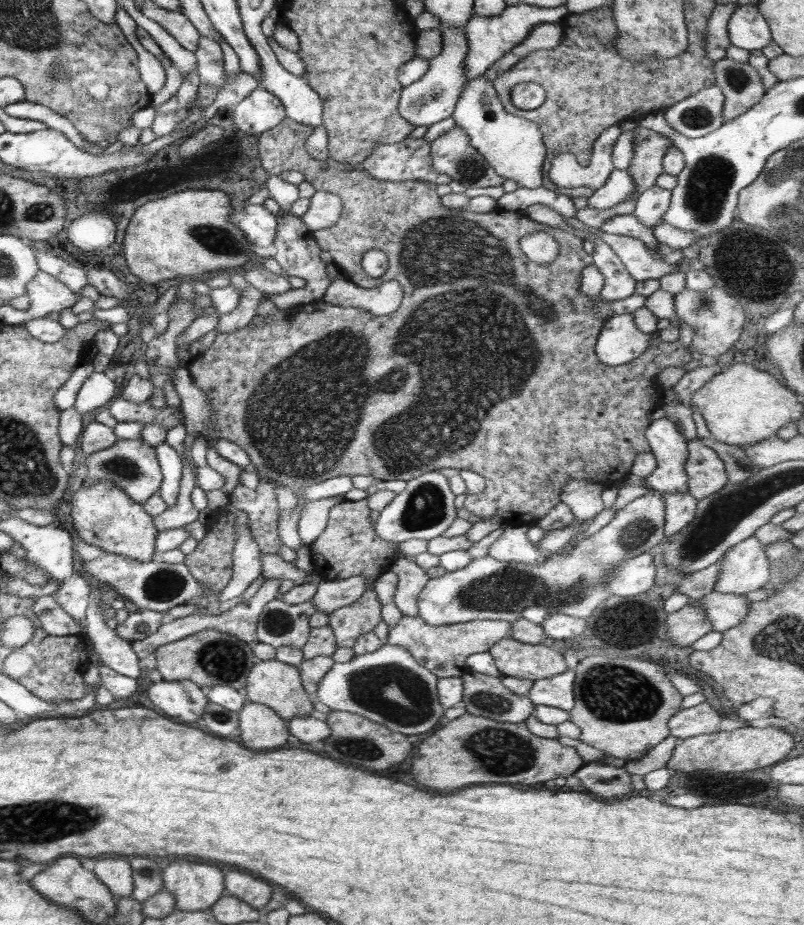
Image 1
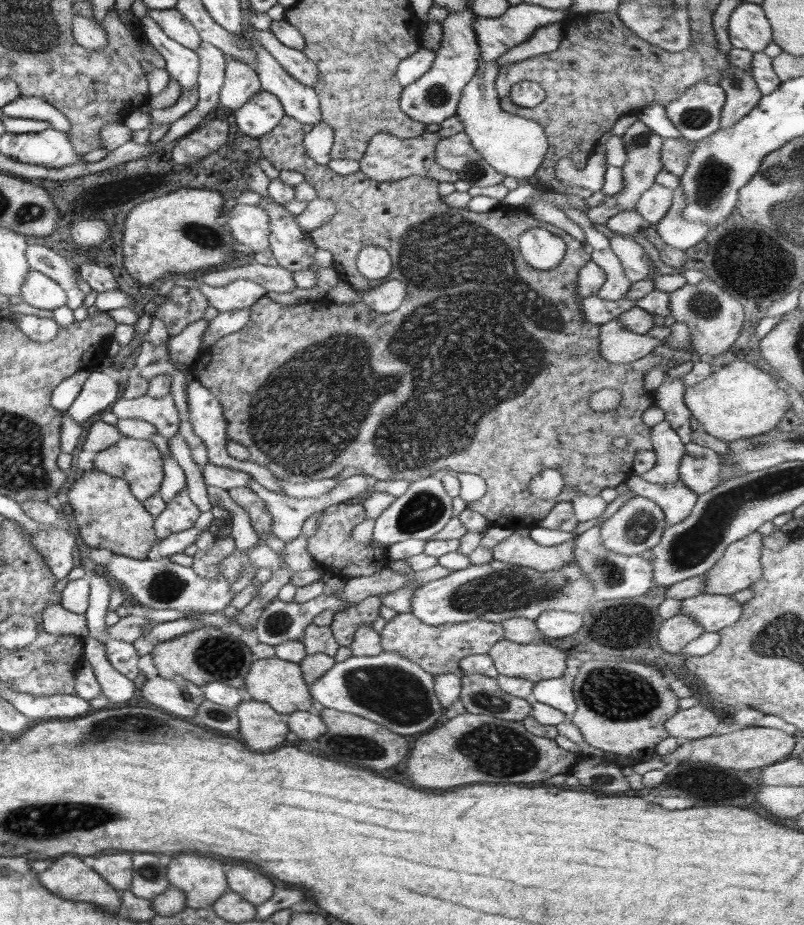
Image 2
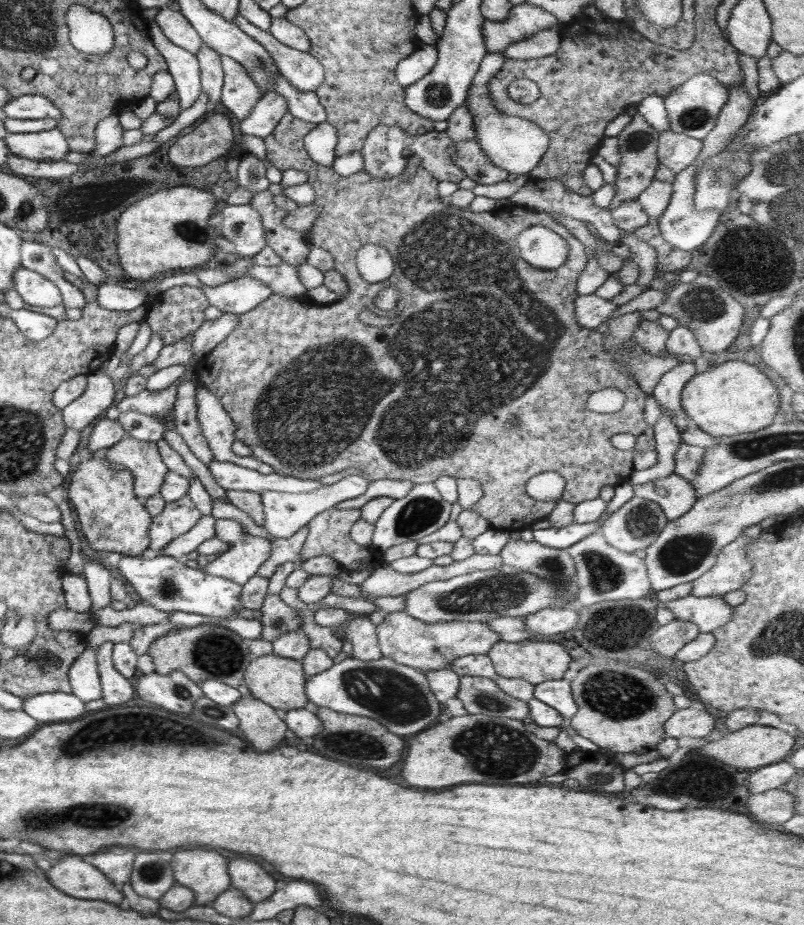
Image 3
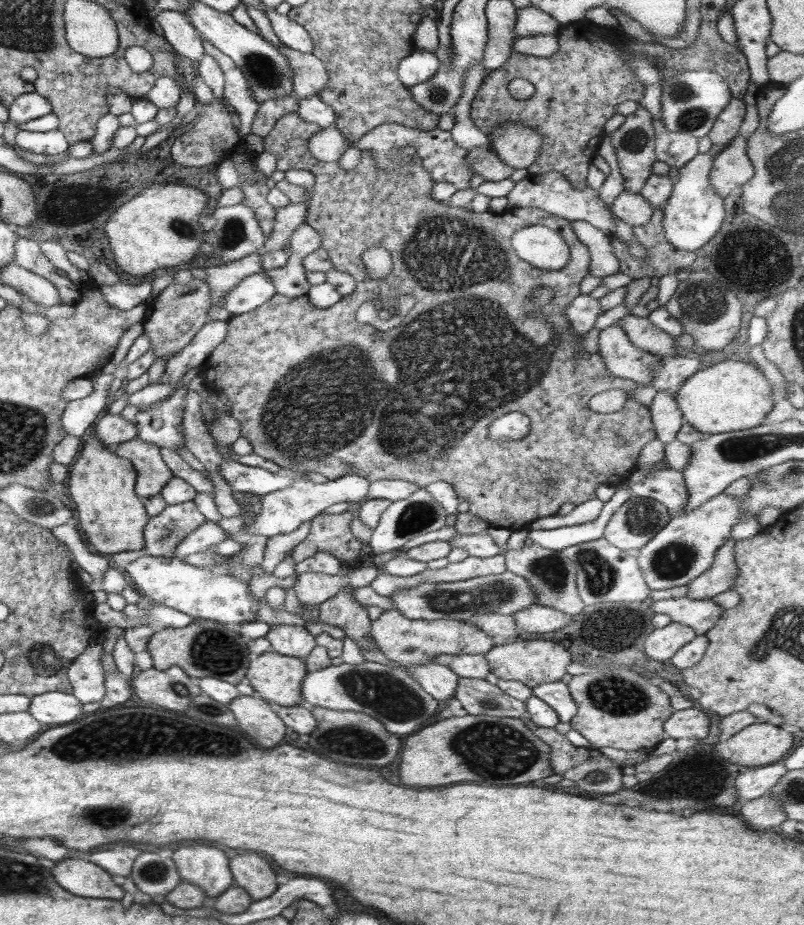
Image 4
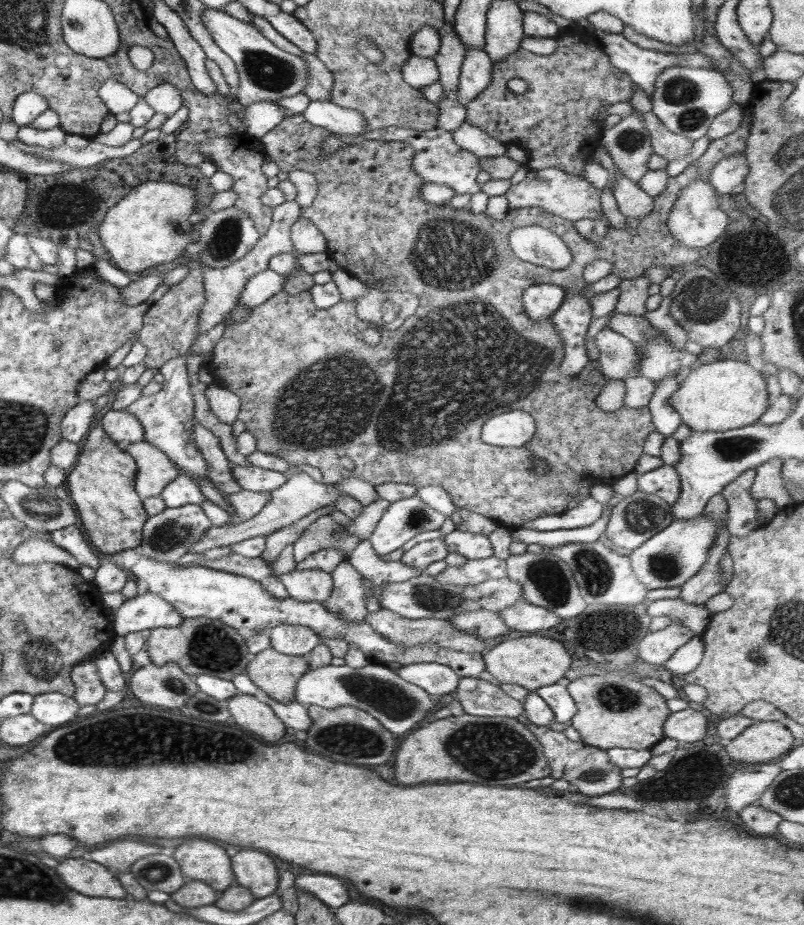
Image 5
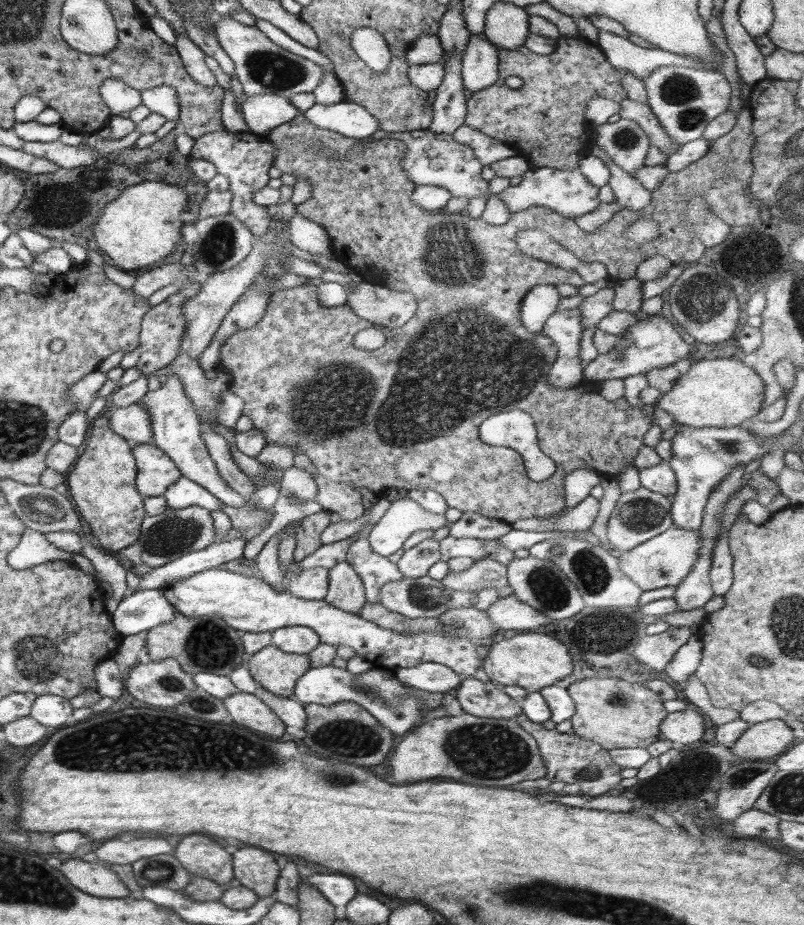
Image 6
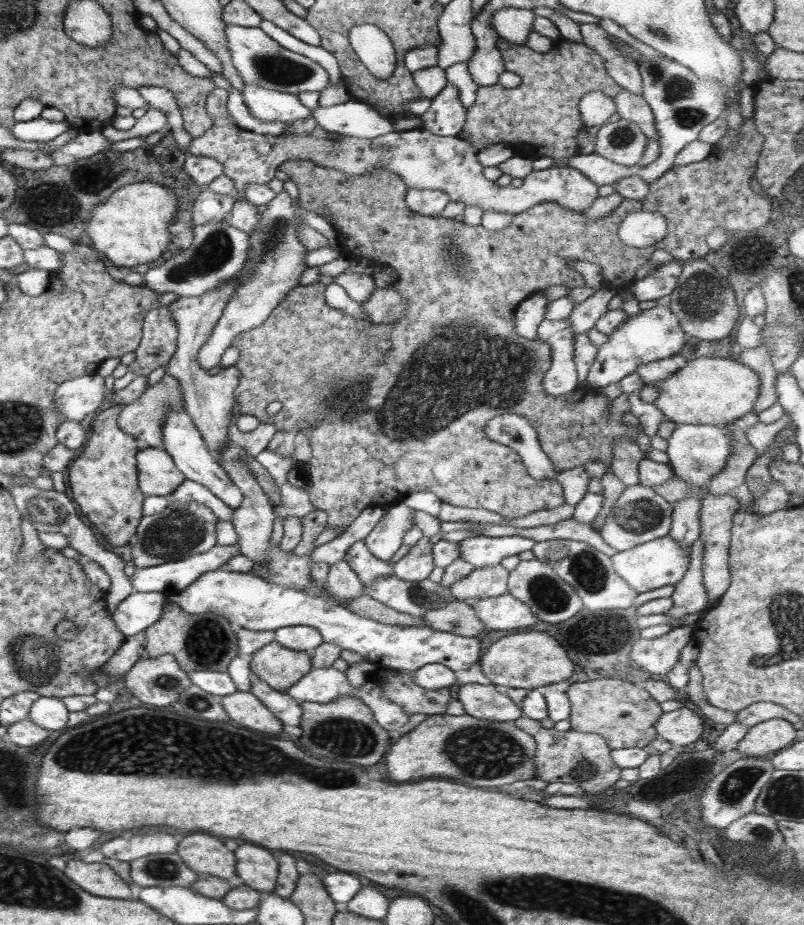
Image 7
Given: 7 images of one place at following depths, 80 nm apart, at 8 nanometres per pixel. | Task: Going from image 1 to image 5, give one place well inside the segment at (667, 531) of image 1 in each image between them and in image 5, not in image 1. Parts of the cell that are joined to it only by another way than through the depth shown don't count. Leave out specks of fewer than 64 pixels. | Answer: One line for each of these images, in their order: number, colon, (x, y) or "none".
2: (676, 500)
3: (675, 495)
4: (667, 486)
5: (664, 482)

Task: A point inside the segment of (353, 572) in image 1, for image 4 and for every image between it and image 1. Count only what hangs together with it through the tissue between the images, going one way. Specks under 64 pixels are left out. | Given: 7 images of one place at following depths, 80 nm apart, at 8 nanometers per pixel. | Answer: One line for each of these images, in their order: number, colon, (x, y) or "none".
2: (333, 546)
3: (329, 532)
4: (331, 533)

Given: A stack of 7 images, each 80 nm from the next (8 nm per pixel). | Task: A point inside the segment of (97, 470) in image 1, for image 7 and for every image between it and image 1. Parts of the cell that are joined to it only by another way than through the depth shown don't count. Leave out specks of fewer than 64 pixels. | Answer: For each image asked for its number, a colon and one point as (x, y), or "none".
2: (139, 462)
3: (142, 458)
4: (152, 472)
5: (155, 470)
6: (155, 471)
7: (157, 475)

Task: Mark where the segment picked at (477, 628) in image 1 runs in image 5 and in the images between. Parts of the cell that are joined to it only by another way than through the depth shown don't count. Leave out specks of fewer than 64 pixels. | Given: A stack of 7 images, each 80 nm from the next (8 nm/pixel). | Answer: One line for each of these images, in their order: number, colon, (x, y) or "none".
2: (439, 649)
3: (423, 646)
4: (407, 642)
5: (401, 630)

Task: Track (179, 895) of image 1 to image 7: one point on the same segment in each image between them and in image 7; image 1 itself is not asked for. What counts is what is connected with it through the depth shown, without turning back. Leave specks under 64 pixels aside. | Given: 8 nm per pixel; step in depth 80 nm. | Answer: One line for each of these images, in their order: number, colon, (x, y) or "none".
2: (202, 880)
3: (205, 872)
4: (205, 866)
5: (200, 860)
6: (200, 856)
7: (205, 855)

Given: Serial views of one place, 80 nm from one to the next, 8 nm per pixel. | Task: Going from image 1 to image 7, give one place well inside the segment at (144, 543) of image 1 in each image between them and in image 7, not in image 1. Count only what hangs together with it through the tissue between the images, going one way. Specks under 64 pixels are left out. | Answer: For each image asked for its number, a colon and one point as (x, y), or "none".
2: (107, 514)
3: (112, 517)
4: (102, 484)
5: (101, 482)
6: (102, 482)
7: (103, 480)

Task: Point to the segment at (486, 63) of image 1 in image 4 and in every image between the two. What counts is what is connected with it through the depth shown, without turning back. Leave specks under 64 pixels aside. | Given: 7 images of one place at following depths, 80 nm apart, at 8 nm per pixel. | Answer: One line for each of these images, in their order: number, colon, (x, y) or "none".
2: (495, 36)
3: (524, 20)
4: (531, 21)

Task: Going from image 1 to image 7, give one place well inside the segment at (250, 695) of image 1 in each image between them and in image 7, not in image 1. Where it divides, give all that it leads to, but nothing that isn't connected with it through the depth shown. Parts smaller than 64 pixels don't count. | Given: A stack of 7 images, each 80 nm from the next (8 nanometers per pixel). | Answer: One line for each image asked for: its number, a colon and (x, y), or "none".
2: (279, 683)
3: (279, 682)
4: (277, 678)
5: (276, 674)
6: (276, 671)
7: (280, 667)

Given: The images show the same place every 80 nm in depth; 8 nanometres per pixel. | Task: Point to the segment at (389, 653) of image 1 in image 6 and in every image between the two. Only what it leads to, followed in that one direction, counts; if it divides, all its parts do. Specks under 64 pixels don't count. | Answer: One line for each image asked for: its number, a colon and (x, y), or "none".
2: (388, 688)
3: (398, 696)
4: (389, 693)
5: (400, 706)
6: (387, 698)

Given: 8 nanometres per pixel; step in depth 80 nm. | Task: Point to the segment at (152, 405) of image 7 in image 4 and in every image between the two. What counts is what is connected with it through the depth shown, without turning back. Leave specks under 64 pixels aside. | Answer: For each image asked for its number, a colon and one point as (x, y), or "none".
4: (111, 429)
5: (123, 428)
6: (132, 422)

